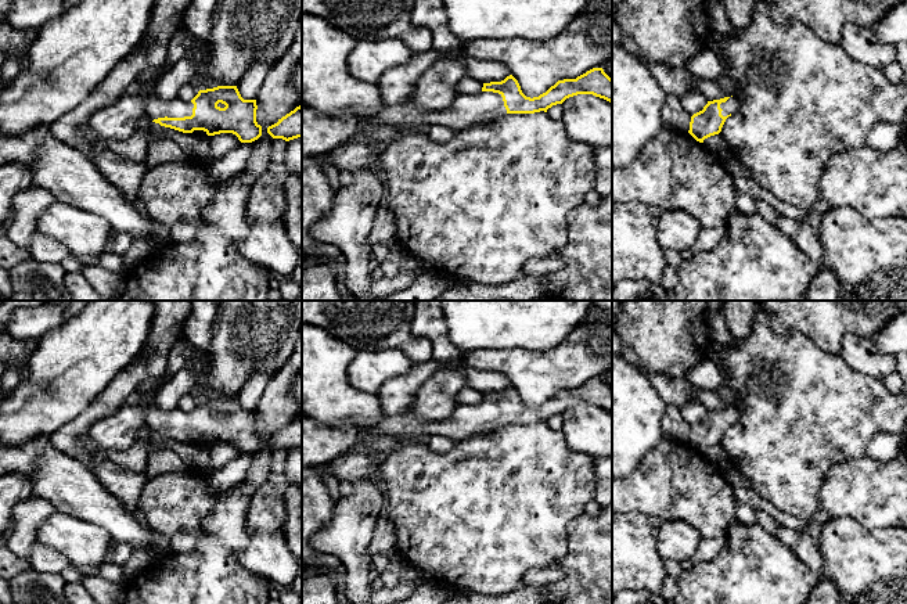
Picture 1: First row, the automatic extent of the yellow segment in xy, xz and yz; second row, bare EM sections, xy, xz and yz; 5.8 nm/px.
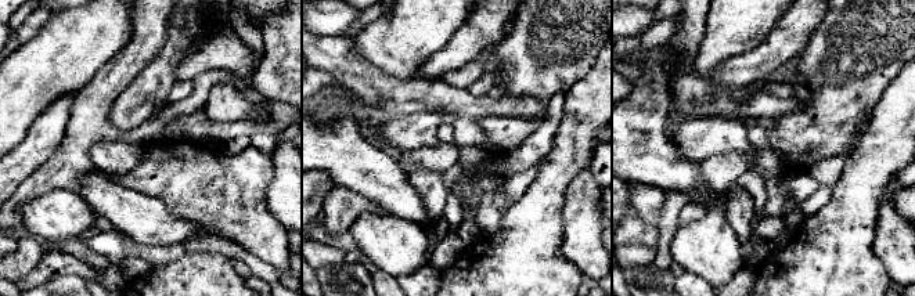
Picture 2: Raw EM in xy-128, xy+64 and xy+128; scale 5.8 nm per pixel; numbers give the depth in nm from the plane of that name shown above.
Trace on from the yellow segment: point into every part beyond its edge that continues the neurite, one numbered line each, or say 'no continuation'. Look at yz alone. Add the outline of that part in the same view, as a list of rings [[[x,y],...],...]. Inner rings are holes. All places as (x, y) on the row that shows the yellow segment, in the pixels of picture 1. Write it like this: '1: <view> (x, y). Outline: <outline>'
1: yz (731, 105). Outline: [[[733,96],[730,97],[726,103],[721,103],[720,104],[720,108],[723,109],[721,111],[721,115],[723,116],[727,116],[727,115],[733,115],[738,111],[738,107],[739,107],[739,101],[738,101],[738,97],[737,96]]]

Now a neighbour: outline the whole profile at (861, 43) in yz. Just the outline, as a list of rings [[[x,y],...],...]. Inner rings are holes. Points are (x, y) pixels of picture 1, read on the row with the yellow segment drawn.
[[[847,24],[842,30],[841,44],[860,64],[885,69],[897,61],[896,47],[881,43],[874,30],[864,26]]]

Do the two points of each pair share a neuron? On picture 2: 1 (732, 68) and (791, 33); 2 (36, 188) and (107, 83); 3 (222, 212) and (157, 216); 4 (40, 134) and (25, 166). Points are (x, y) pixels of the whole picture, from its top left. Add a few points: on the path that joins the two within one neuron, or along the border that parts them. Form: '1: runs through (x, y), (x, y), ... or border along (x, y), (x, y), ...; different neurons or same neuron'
1: runs through (746, 68), (762, 62), (777, 47); same neuron
2: runs through (62, 162), (74, 151), (87, 126), (90, 109); same neuron
3: border along (150, 195), (158, 197), (175, 213), (205, 230); different neurons
4: runs through (40, 143), (26, 158); same neuron

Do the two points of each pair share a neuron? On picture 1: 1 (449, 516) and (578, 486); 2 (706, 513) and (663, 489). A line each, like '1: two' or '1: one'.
1: one
2: one

